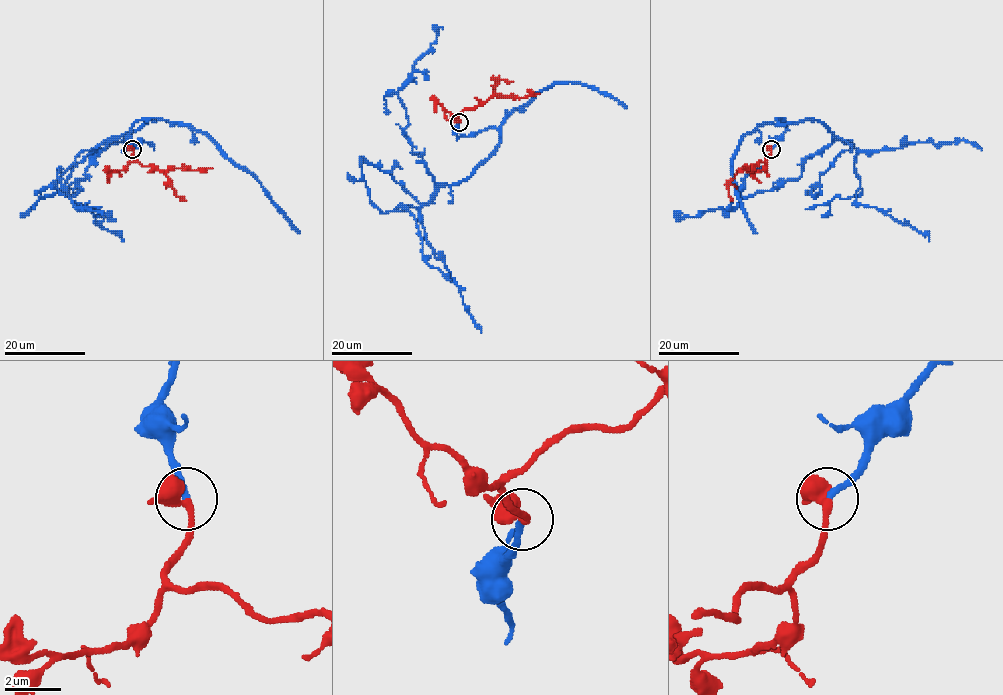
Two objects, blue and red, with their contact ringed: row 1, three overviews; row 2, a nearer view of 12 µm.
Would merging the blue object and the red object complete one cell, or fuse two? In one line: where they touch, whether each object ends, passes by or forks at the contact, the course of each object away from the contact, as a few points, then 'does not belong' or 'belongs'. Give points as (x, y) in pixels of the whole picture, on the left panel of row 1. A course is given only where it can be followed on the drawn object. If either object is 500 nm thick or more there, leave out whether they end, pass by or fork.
place (132, 149); blue ends; red passes by; course blue (132, 148), (135, 122), (172, 124), (148, 119), (110, 140), (87, 167), (70, 199), (109, 220), (108, 211); course red (132, 148), (131, 162), (167, 170), (166, 176), (174, 193), (186, 200); belongs

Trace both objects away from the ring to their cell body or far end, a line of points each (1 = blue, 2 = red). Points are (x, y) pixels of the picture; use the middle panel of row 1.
1: (459, 121), (458, 137), (495, 127), (498, 147), (461, 181), (437, 184), (412, 153), (397, 93), (435, 31)
2: (459, 121), (458, 115), (464, 110), (475, 108), (494, 94), (493, 86), (497, 82), (513, 82)

